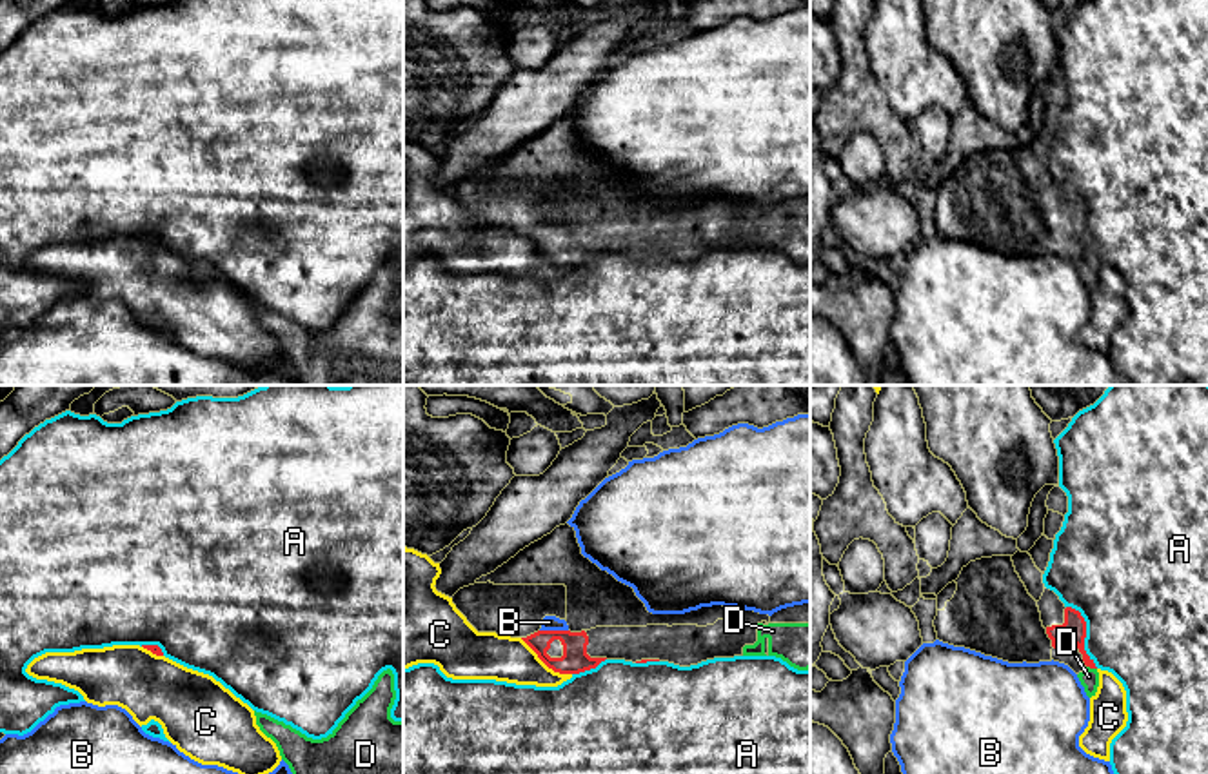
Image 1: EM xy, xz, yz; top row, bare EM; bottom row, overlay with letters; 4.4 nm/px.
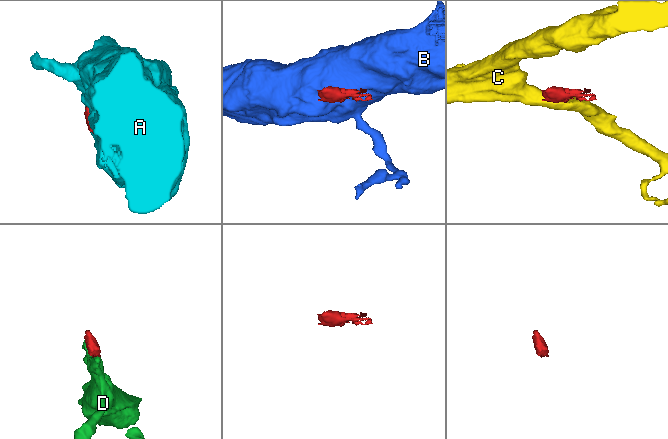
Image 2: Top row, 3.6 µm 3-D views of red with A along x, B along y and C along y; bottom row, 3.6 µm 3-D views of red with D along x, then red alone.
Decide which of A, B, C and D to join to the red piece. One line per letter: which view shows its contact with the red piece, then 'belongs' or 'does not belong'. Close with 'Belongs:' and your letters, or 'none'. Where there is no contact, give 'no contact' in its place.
A: yz | does not belong
B: xz | does not belong
C: xz | does not belong
D: yz | belongs
Belongs: D

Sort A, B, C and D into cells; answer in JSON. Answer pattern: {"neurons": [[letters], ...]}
{"neurons": [["A"], ["B"], ["C"], ["D"]]}

